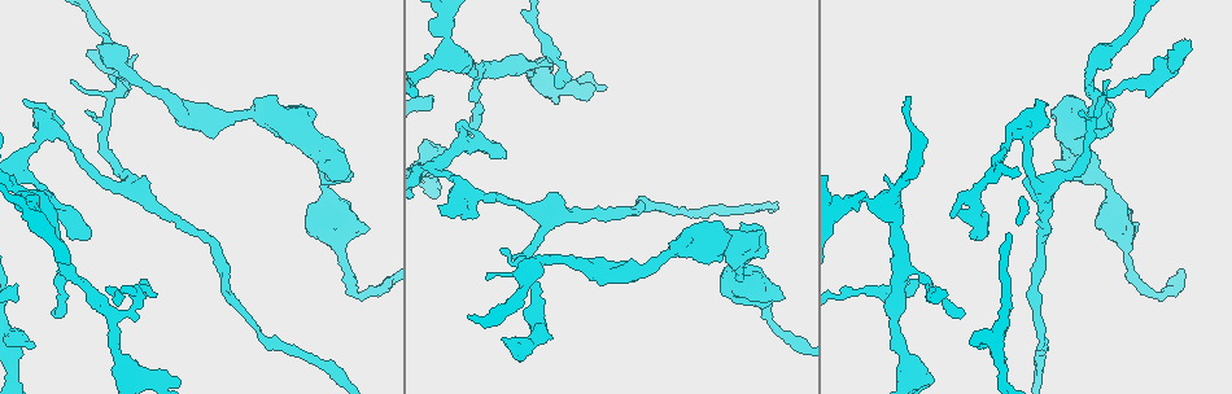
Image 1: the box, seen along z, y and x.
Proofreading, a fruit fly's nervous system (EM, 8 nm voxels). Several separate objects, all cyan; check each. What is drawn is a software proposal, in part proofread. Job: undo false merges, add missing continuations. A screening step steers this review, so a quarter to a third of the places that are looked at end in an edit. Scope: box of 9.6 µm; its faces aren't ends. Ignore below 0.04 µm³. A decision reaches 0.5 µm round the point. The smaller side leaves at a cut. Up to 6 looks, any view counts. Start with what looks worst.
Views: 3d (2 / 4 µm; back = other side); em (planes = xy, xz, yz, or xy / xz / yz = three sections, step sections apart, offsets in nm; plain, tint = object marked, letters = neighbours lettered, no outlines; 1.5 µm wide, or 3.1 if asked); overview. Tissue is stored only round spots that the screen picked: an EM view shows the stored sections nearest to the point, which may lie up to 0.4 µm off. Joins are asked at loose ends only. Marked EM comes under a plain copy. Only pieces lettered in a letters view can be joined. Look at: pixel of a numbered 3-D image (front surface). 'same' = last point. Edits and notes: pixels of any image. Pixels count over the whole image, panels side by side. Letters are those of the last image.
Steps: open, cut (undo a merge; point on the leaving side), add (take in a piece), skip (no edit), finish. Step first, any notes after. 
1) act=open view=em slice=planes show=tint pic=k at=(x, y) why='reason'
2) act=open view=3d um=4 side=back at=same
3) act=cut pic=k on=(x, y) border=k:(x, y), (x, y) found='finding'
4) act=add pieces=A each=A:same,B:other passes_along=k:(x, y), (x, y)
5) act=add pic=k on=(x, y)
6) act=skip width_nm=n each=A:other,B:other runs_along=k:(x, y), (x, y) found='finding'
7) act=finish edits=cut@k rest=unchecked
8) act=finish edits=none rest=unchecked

act=open view=3d um=2 pic=1 at=(518, 359) why='thick end'

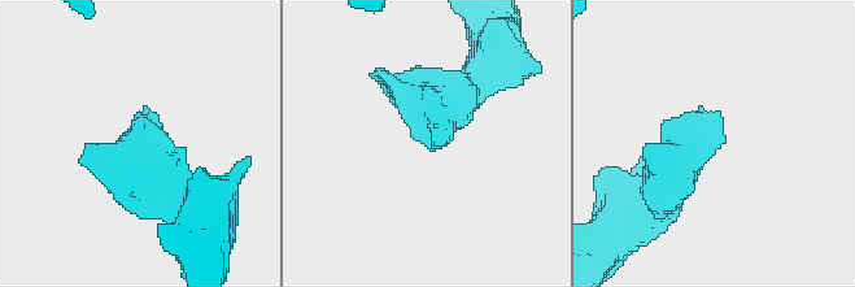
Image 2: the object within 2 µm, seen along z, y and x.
act=open view=em slice=planes show=letters pic=2 at=(719, 113)

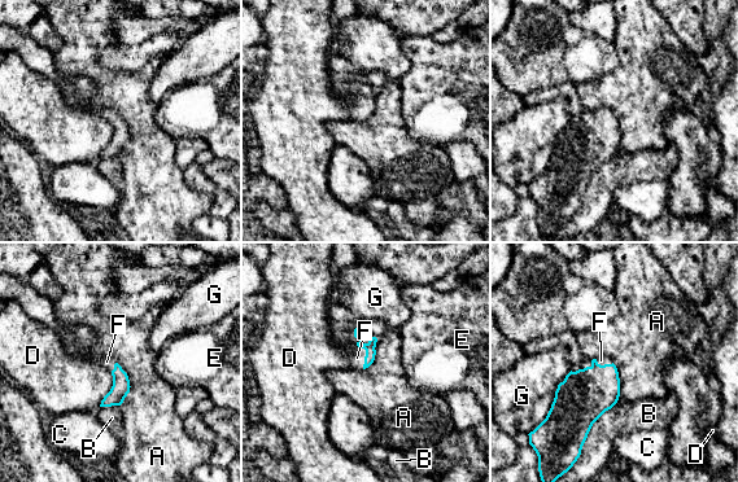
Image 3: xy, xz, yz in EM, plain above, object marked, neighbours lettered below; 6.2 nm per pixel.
act=add pieces=F each=A:other,B:other,C:other,D:other,E:other,F:same,G:other passes_along=3:(370, 347), (366, 355), (357, 358) found='it goes on there'

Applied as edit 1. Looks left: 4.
act=open view=3d um=2 pic=1 at=(56, 129) why='a narrow waist'

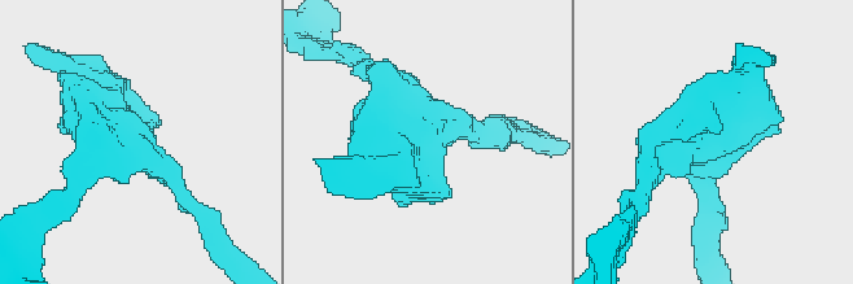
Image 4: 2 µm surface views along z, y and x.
act=open view=em slice=planes show=letters pic=4 at=(695, 151)

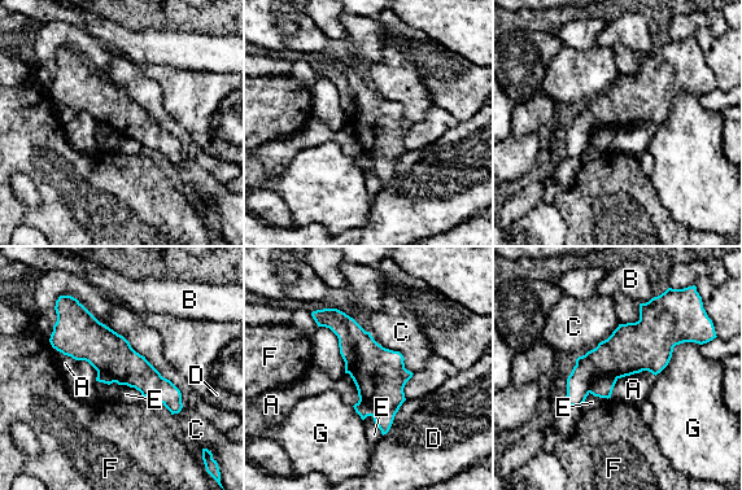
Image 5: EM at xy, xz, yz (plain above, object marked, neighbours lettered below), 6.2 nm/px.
act=cut pic=5 on=(323, 318) width_nm=280 each=A:other,B:other,C:other,D:other,E:other,F:other,G:other border=5:(328, 309), (350, 337), (348, 364) found='a second neuron is stuck on'

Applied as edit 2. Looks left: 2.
act=finish edits=add@3,cut@5 rest=unchecked

